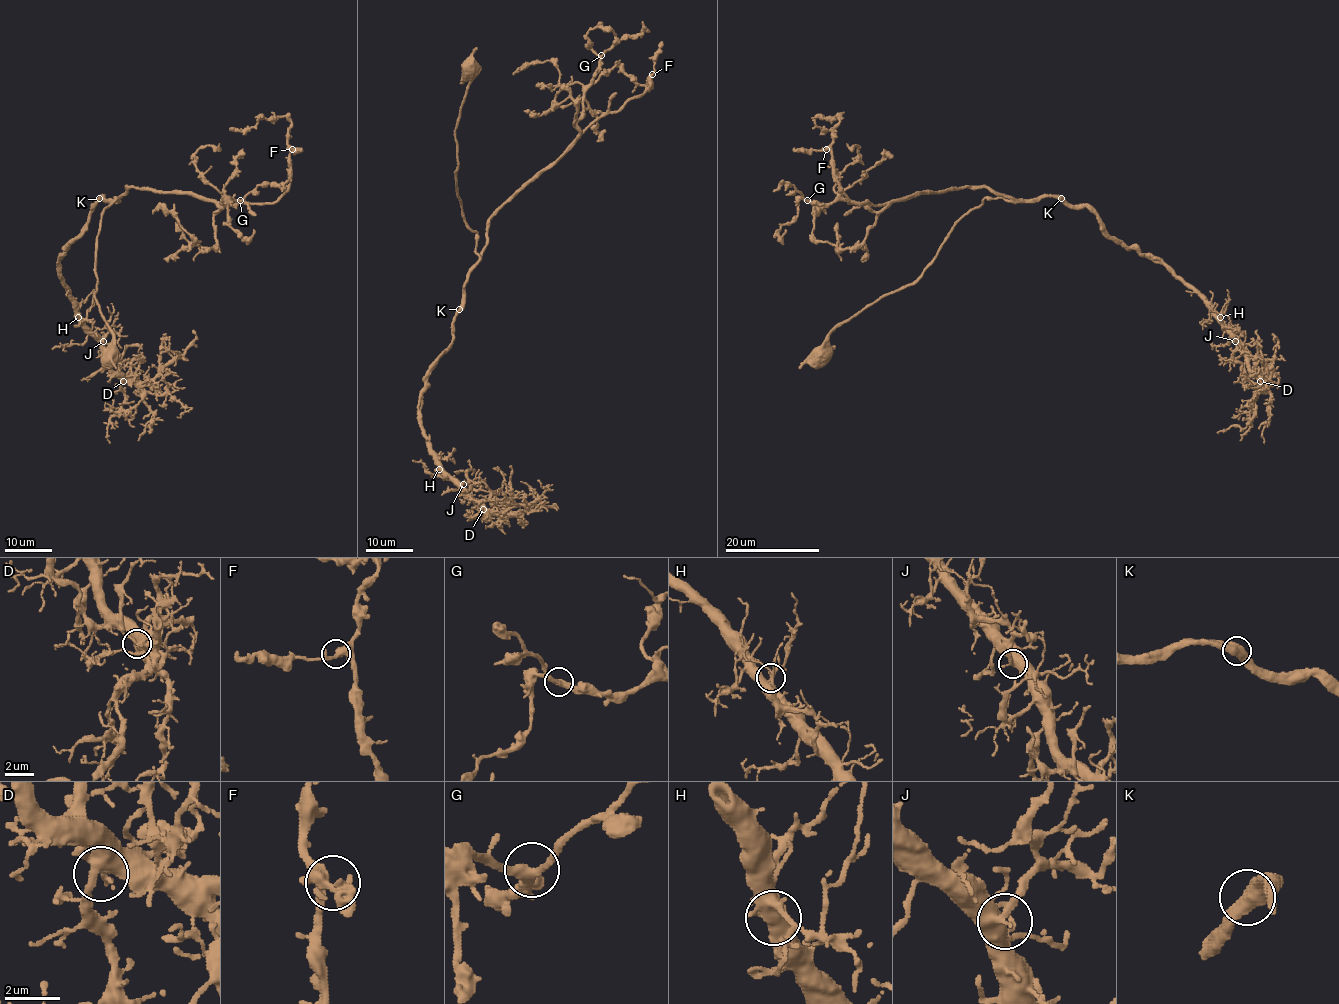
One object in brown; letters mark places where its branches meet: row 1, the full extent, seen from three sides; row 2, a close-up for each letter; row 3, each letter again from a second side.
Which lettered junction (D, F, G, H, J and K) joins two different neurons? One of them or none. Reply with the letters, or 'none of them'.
none of them

